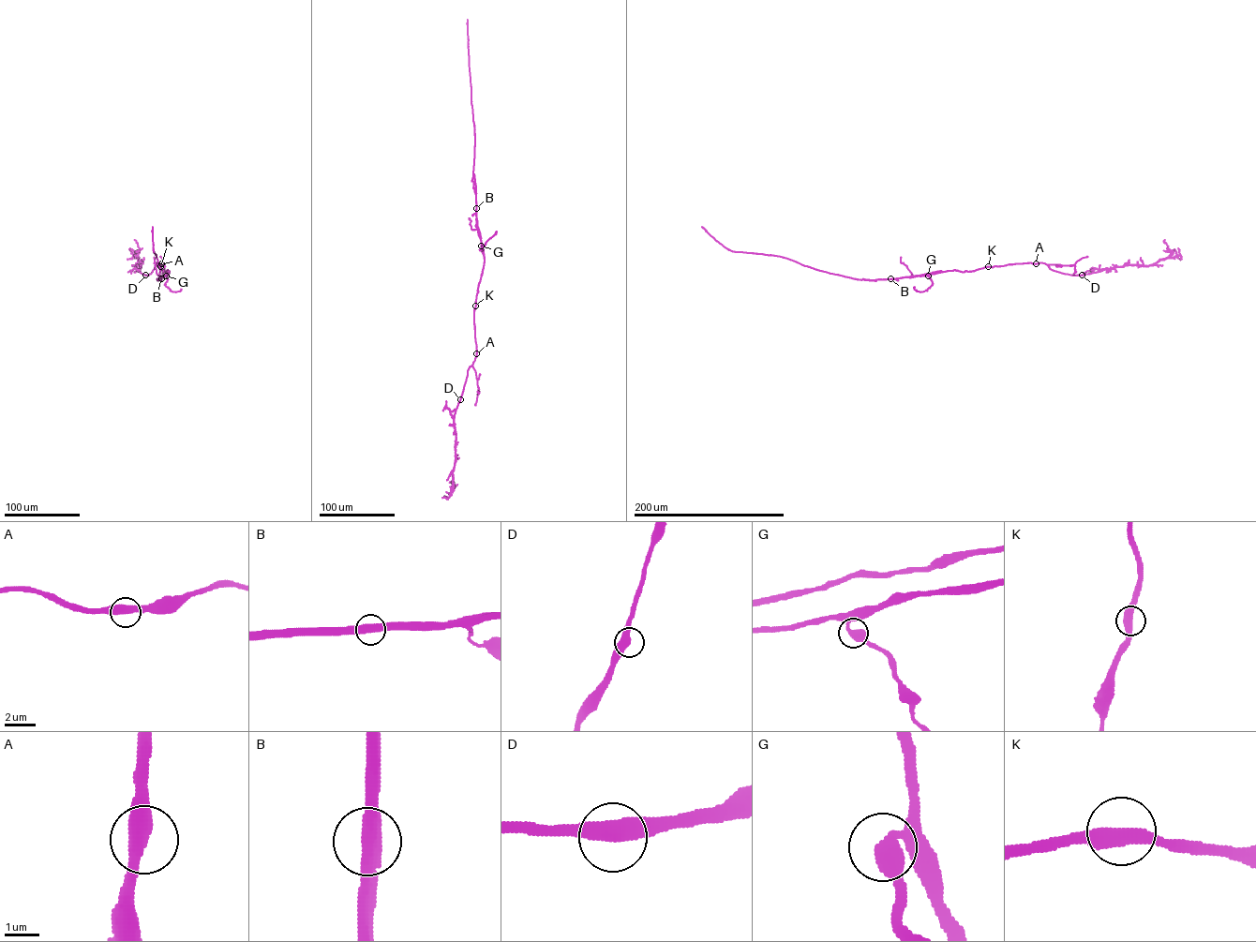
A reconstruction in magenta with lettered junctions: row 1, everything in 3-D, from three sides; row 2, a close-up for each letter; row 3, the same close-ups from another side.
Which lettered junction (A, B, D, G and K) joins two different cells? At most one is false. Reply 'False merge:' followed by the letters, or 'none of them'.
False merge: B

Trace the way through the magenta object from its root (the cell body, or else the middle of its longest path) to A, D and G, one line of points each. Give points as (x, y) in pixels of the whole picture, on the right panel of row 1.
A: (948, 271), (964, 272), (987, 266), (1036, 263)
D: (948, 271), (964, 272), (987, 266), (1042, 262), (1055, 271), (1082, 275)
G: (948, 271), (928, 276)

